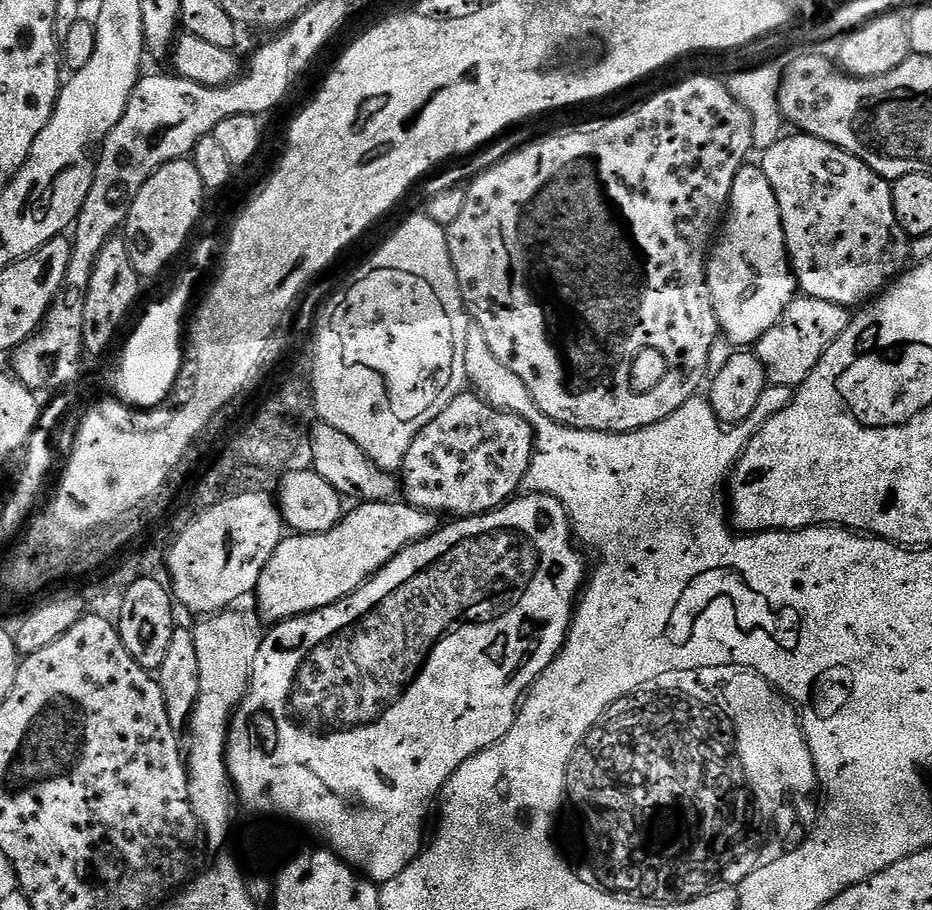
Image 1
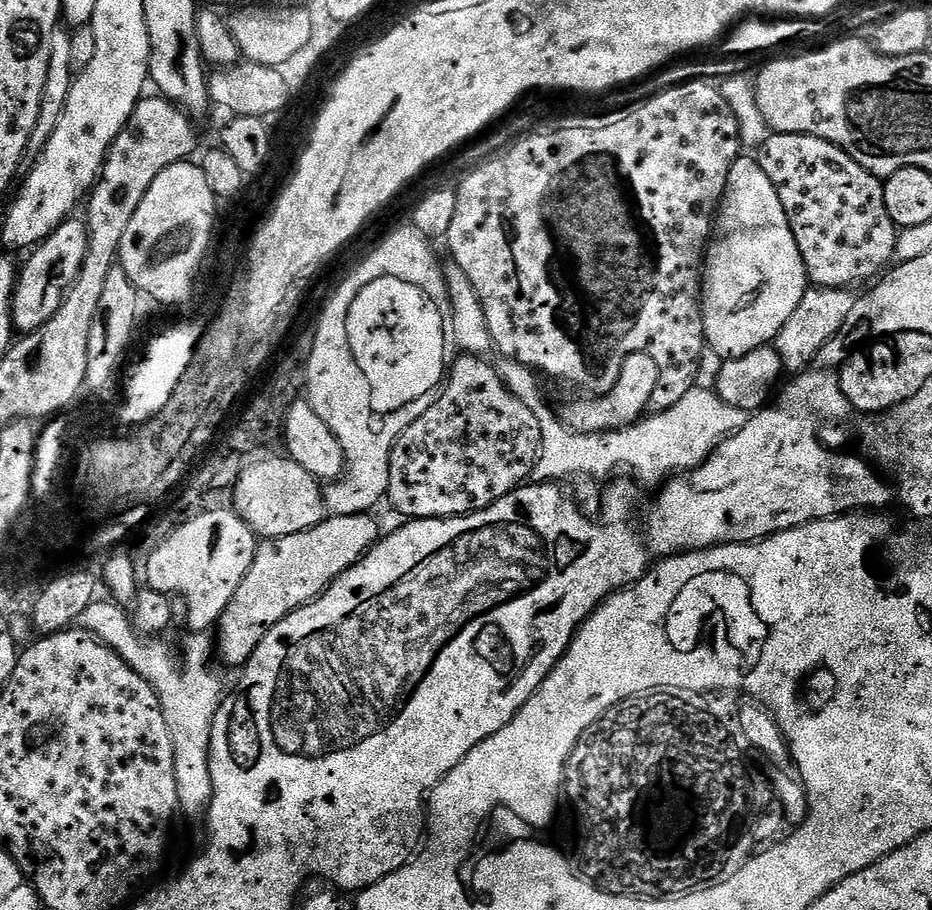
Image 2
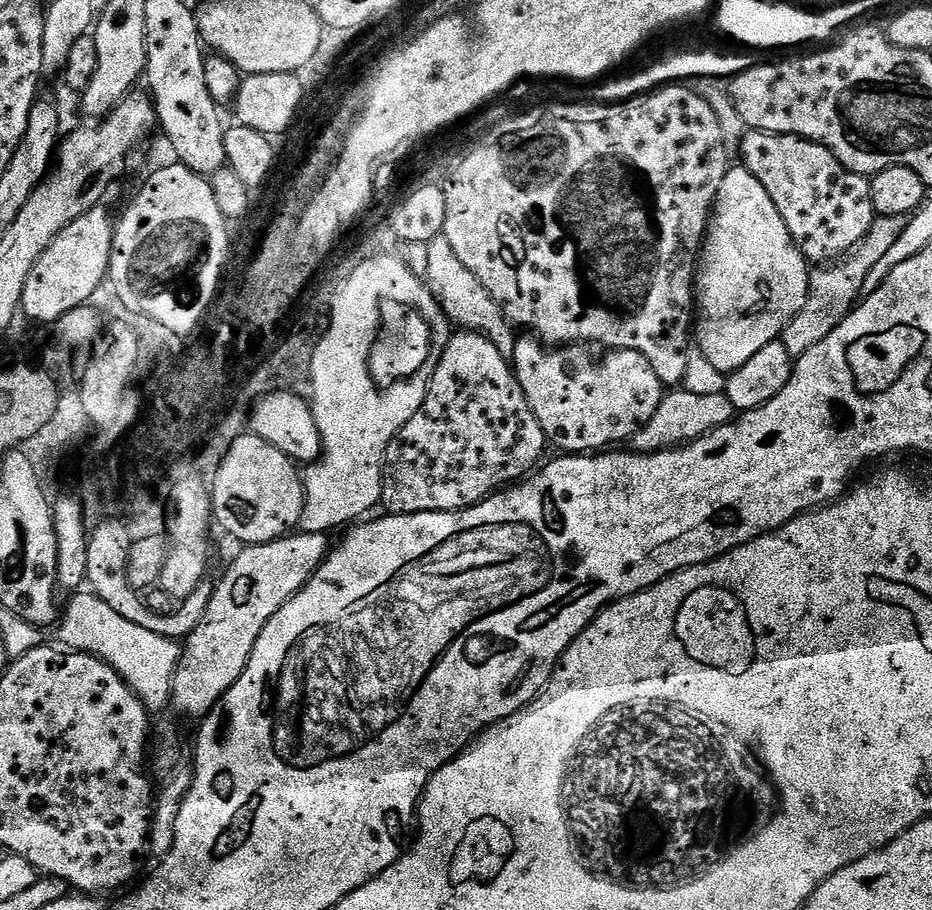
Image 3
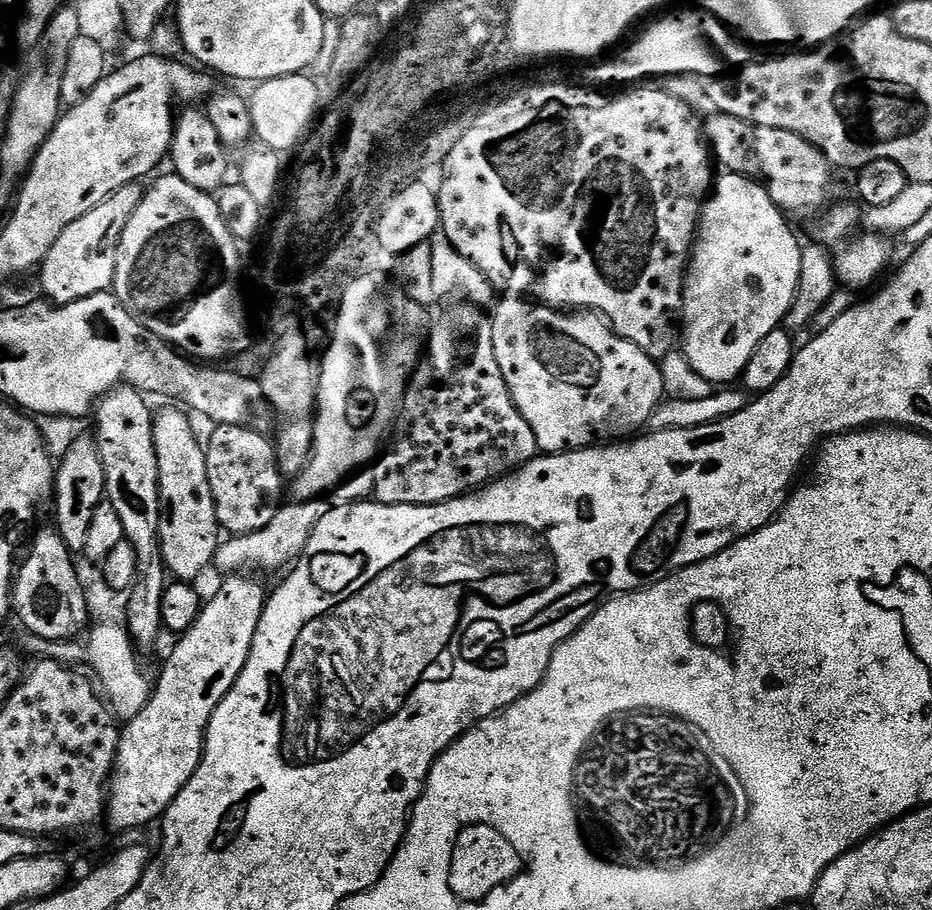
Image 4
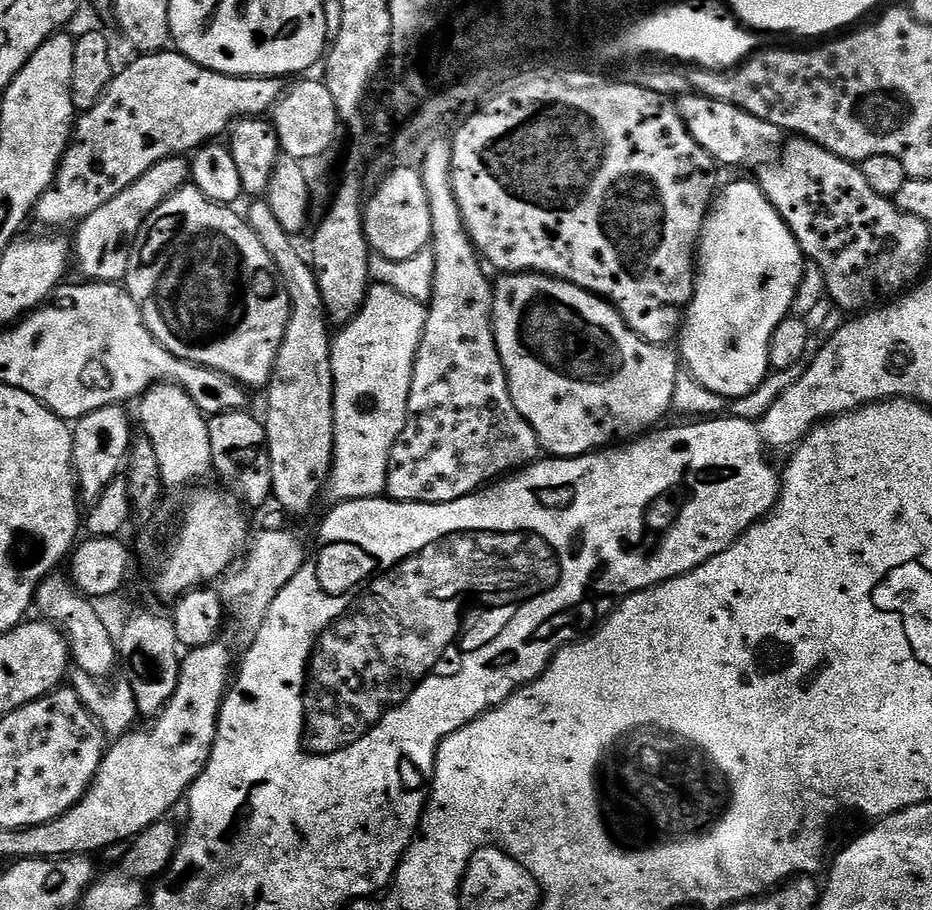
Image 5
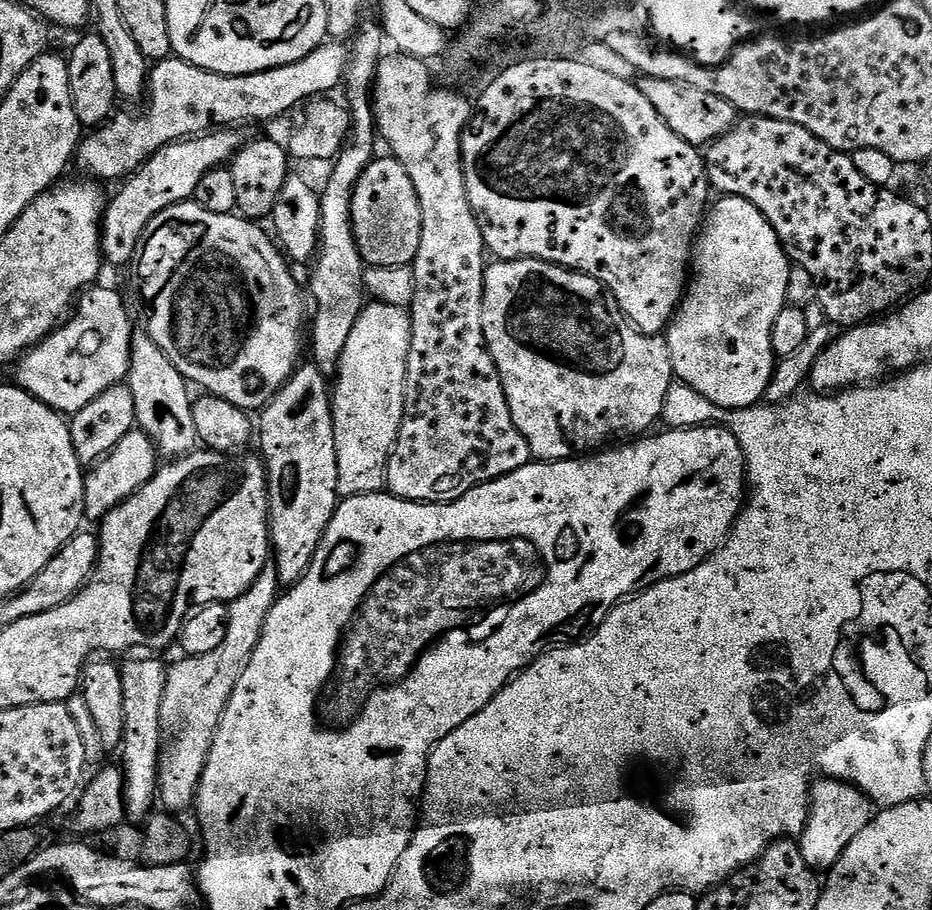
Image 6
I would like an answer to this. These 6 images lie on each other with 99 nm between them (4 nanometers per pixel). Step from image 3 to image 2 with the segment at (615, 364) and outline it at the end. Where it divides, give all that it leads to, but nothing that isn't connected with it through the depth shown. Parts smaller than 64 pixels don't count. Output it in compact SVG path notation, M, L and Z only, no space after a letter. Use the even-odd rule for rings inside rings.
M635 352L624 360L622 374L606 396L580 398L572 400L562 411L562 419L568 427L576 432L594 434L595 432L616 432L620 428L629 428L649 411L648 403L654 394L654 386L658 386L660 371L654 366L654 358L645 352Z

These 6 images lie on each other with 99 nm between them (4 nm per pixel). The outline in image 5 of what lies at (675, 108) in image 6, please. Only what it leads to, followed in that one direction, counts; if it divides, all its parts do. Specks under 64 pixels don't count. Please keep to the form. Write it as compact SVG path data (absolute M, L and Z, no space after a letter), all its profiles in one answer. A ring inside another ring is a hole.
M689 90L675 101L675 105L698 146L710 153L717 165L729 164L736 168L739 164L749 164L752 170L759 170L765 164L772 163L786 143L786 133L781 128L770 122L762 122L762 118L754 118L754 114L746 114L746 110L730 102L715 100Z

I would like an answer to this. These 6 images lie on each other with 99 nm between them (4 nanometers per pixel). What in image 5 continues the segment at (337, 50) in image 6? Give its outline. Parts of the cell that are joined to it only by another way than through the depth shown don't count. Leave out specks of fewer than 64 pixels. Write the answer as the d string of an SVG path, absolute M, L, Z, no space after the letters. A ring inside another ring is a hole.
M175 50L140 54L135 58L133 64L113 75L98 103L75 121L72 139L56 171L56 180L46 194L42 194L34 209L34 220L45 224L48 227L45 229L64 230L60 228L85 220L98 210L98 206L106 206L114 194L122 194L130 182L138 182L150 166L215 141L245 117L263 117L271 113L282 95L281 81L275 76L227 76L198 66Z

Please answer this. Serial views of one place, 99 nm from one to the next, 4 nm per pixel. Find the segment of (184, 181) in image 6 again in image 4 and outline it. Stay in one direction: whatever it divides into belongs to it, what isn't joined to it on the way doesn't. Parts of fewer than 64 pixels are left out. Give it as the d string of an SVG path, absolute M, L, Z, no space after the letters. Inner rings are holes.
M140 182L122 186L122 190L114 190L106 202L98 202L90 214L82 214L78 222L70 222L70 226L58 234L58 242L50 246L43 264L38 268L40 288L53 305L78 302L78 298L90 298L90 294L112 288L116 273L116 257L112 253L120 245L122 230L126 230L126 222L130 222L134 210L138 210L145 191L145 185Z

